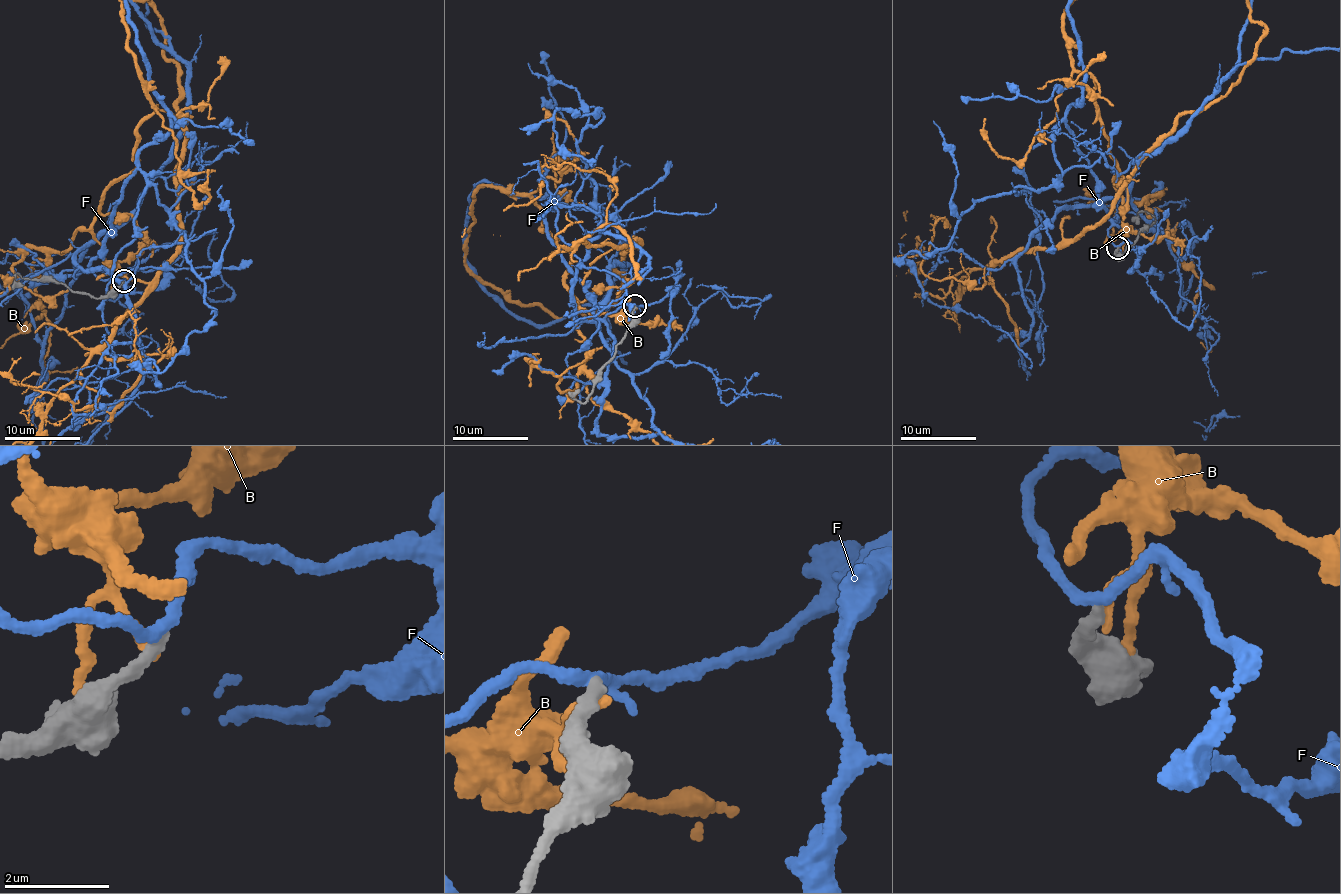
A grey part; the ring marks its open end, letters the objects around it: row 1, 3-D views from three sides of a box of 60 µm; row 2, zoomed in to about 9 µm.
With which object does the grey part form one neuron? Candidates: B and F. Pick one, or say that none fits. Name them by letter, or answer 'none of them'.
none of them

